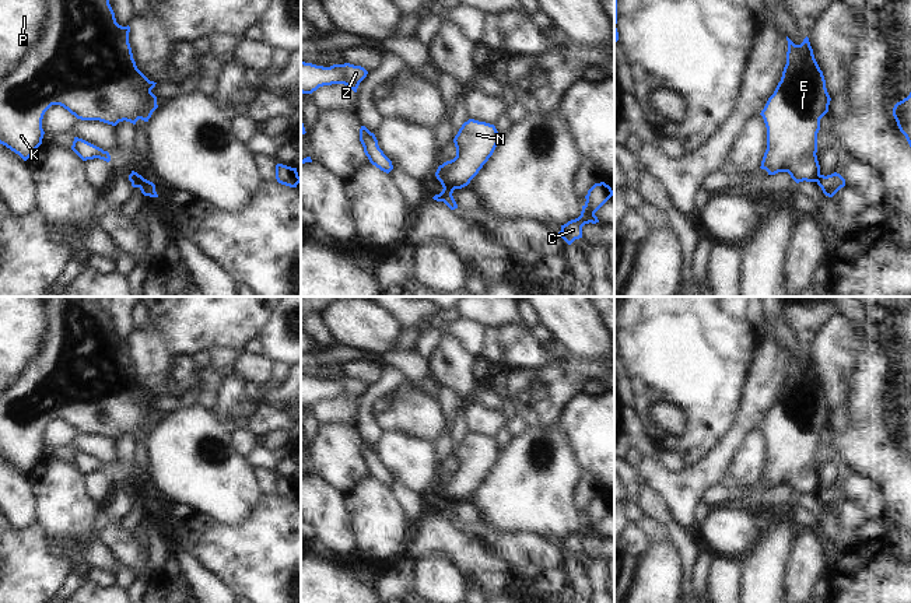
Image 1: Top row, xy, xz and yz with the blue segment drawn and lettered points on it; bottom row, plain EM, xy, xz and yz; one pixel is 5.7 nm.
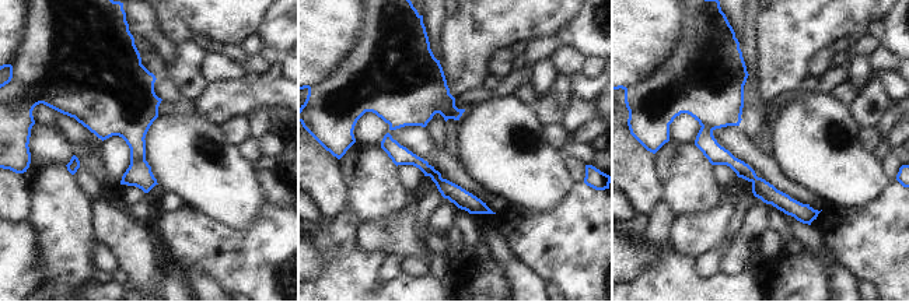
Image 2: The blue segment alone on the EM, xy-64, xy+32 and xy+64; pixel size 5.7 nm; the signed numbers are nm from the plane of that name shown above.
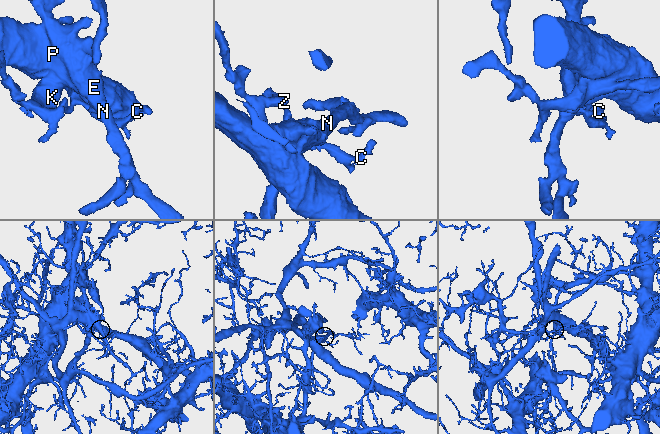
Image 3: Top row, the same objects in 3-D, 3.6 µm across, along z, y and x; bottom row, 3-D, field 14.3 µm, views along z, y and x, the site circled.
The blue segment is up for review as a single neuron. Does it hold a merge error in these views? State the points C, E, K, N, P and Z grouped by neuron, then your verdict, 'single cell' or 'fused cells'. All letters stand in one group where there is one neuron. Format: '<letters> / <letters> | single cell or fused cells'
C P / E K N Z | fused cells

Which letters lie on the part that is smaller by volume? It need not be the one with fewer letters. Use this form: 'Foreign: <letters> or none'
Foreign: C, P

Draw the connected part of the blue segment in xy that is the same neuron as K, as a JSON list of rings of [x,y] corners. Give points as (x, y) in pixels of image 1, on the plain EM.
[[[43,297],[45,313],[46,313],[46,329],[43,341],[38,350],[38,354],[31,358],[22,374],[15,379],[6,390],[0,393],[0,457],[6,459],[24,474],[27,474],[34,464],[42,457],[43,442],[42,432],[45,425],[52,418],[60,418],[67,423],[71,428],[81,434],[99,434],[112,439],[119,435],[130,435],[136,438],[139,432],[148,435],[153,425],[158,421],[157,410],[151,406],[157,396],[150,395],[136,379],[133,372],[132,361],[129,357],[130,340],[122,340],[116,336],[115,326],[109,318],[109,311],[104,302],[88,302],[83,297]]]

